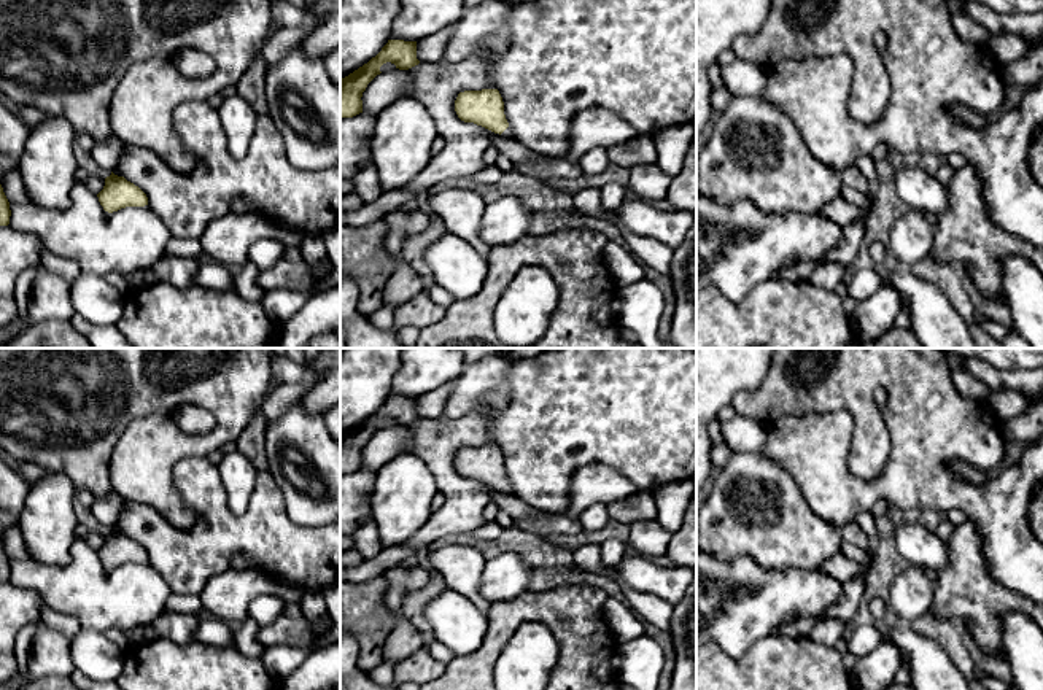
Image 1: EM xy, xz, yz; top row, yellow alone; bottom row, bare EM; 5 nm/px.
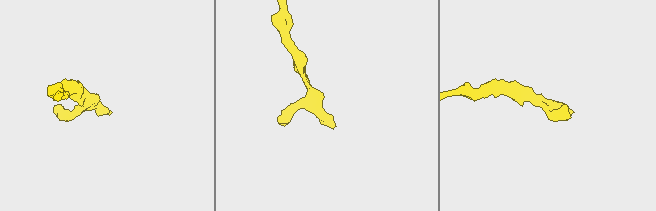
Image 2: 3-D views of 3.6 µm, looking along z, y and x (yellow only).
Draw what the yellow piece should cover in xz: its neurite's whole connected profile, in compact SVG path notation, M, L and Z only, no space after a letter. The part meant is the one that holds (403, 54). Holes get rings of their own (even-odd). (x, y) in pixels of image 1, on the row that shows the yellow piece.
M388 40L375 57L340 79L340 119L363 113L363 92L382 73L380 67L386 62L394 64L399 70L418 65L417 41Z

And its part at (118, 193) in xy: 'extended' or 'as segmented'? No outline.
as segmented

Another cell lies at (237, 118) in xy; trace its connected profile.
M234 94L224 99L218 114L227 137L229 153L237 159L245 157L254 134L256 111L243 97Z

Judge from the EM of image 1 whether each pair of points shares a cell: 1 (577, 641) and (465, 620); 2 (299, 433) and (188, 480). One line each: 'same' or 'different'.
1: different
2: different

